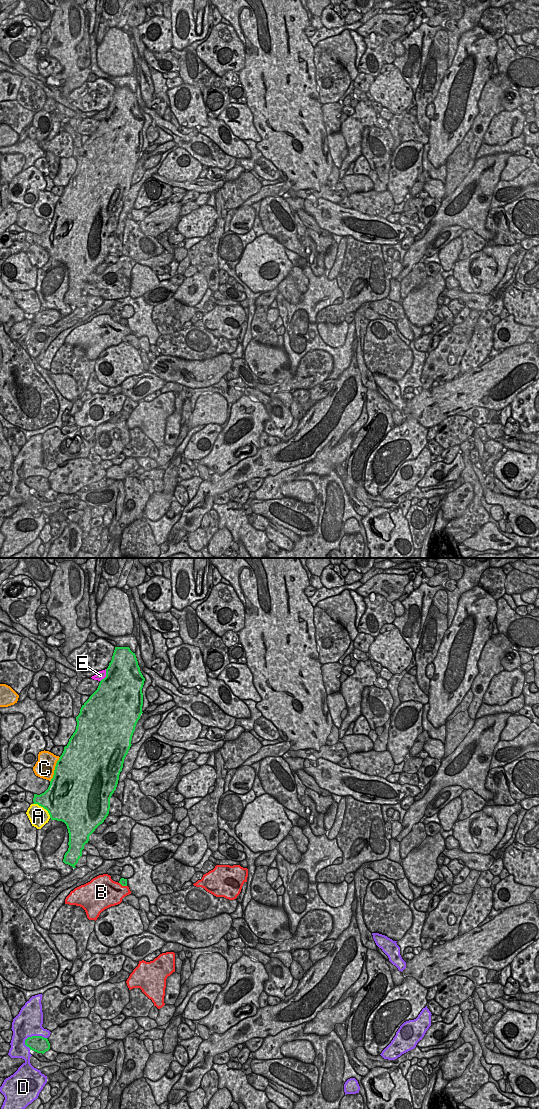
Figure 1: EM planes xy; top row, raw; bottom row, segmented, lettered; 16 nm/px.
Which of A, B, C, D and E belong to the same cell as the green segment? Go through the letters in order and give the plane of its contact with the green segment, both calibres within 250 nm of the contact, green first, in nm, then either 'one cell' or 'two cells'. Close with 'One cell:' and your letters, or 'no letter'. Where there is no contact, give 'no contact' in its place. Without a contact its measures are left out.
A: xy | 460/320 nm | two cells
B: xy | 120/420 nm | two cells
C: xy | 550/320 nm | two cells
D: xy | 280/440 nm | two cells
E: xy | 500/140 nm | two cells
One cell: no letter

